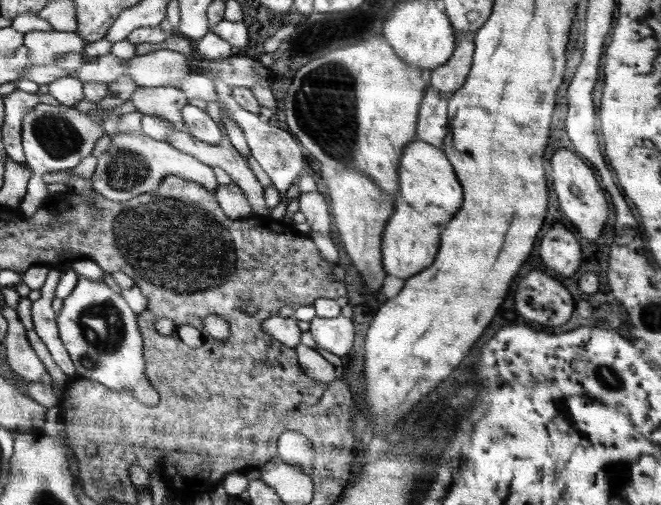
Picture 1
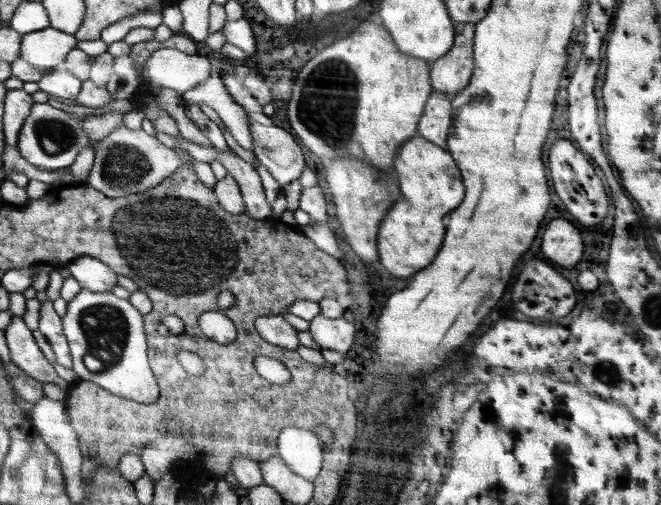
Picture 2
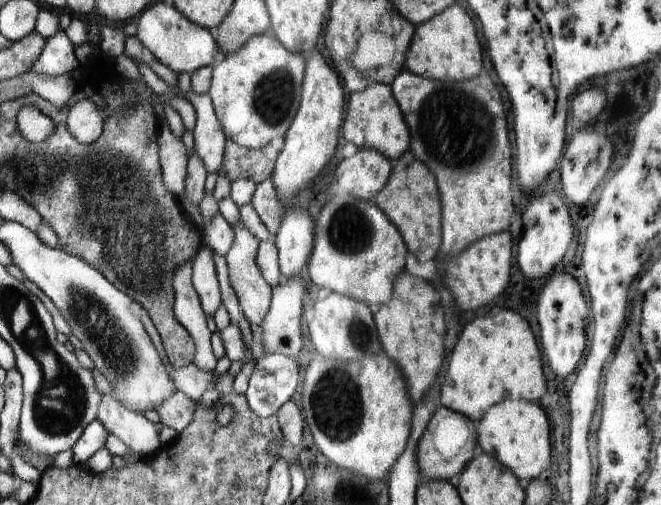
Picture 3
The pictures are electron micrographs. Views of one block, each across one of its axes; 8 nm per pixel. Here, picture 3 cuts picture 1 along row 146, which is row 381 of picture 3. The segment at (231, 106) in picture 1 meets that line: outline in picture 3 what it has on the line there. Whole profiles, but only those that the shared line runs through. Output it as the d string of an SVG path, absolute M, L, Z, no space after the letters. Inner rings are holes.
M270 353L258 359L252 369L246 397L250 410L261 419L276 415L283 404L286 404L294 396L298 384L300 384L300 367L293 358L280 353Z

